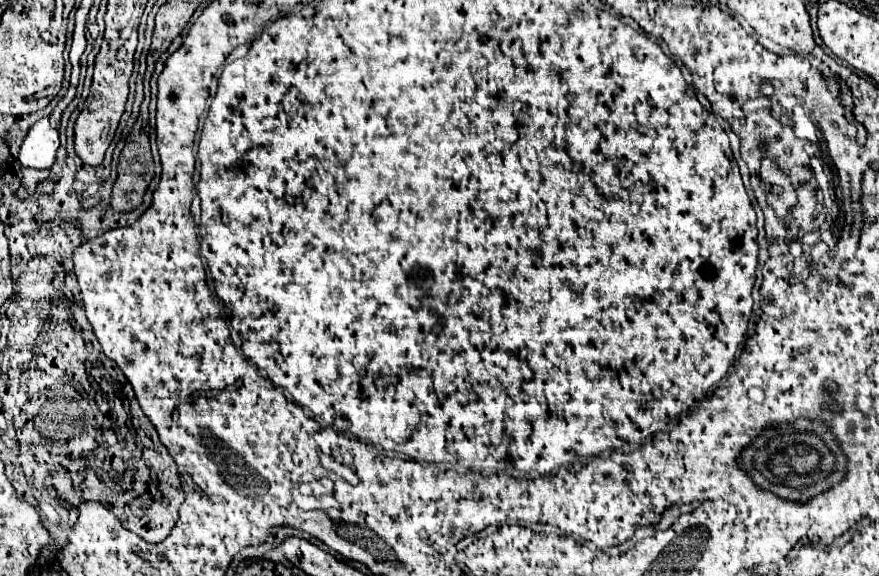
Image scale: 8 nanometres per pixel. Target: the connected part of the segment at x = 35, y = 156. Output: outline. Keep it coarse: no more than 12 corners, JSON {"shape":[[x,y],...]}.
{"shape":[[79,75],[48,118],[26,134],[22,168],[48,170],[60,146],[60,116],[76,94]]}

